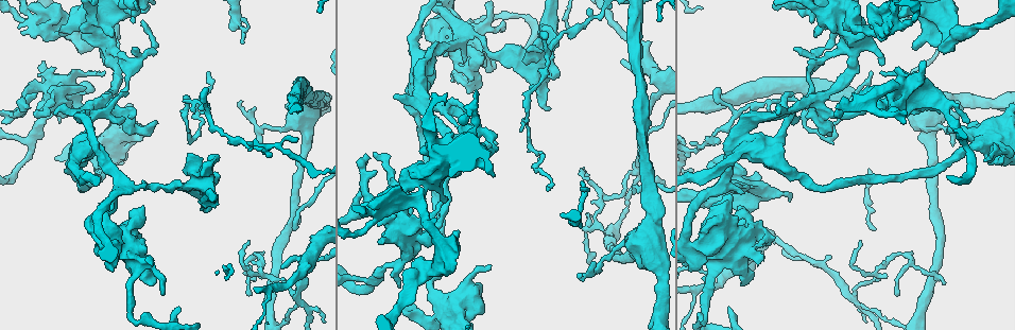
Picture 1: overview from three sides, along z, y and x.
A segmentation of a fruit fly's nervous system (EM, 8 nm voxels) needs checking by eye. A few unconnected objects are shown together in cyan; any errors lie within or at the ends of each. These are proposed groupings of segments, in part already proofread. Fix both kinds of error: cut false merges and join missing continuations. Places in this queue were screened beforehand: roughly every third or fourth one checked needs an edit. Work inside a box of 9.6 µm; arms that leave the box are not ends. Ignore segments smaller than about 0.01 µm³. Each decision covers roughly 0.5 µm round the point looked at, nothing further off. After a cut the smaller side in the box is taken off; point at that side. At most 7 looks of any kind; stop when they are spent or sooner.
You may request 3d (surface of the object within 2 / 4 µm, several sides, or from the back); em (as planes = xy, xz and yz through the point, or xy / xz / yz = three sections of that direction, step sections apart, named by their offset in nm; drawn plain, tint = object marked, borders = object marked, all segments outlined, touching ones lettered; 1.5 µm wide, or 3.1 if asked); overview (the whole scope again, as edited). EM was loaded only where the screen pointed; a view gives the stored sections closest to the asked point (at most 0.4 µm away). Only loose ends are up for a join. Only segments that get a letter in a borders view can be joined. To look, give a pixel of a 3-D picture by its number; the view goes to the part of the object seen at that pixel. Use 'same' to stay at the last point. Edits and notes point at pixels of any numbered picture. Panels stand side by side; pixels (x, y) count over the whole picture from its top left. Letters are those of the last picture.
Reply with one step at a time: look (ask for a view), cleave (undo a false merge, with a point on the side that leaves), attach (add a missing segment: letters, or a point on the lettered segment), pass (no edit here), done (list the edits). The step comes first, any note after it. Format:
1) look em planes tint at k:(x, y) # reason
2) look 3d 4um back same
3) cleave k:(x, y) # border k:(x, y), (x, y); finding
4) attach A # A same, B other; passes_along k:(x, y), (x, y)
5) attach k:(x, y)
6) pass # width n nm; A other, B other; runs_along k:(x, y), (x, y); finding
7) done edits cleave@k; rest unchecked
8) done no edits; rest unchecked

look em planes borders at 1:(614, 253) # sudden change in width

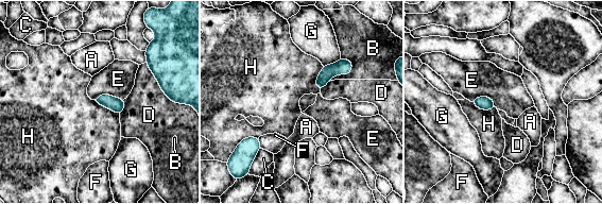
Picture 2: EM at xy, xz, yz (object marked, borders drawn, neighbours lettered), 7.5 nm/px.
pass # A other, B other, C other, D other, E other, F other, G other, H other; border 2:(123, 98), (99, 95), (92, 99); continuous, no second cell

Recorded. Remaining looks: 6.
look em planes tint at 1:(156, 123) # branch stops here

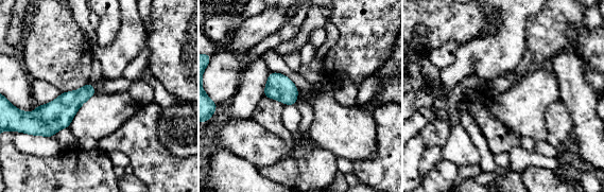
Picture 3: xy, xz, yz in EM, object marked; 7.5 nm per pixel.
look em planes borders same

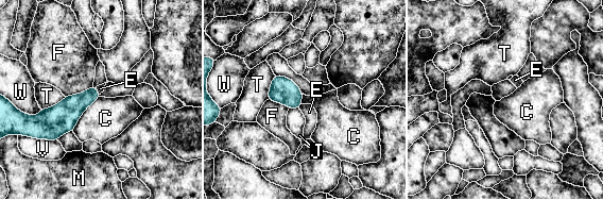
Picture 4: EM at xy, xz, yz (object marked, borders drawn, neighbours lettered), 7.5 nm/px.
pass # width 160 nm; longest_contact C 340 nm; C other, E other, F other, J other, M other, T other, V other, W other; no lettered segment goes on from it

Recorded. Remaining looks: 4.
look em planes borders at 1:(138, 61) # arms part here

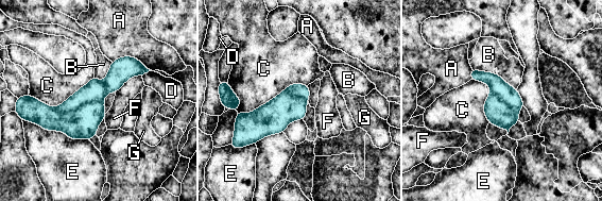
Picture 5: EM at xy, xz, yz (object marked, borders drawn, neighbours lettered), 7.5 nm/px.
cleave 5:(81, 123) # A other, B other, C other, D other, E other, F other, G other; two cells meet here

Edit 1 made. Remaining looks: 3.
done edits cleave@5; rest unchecked

